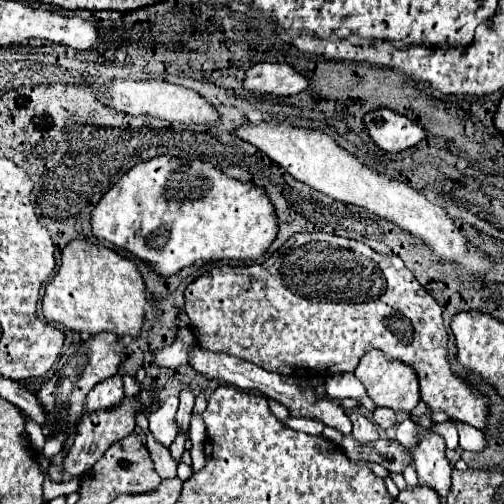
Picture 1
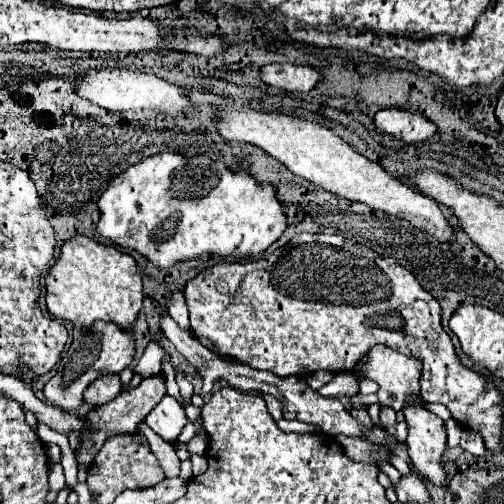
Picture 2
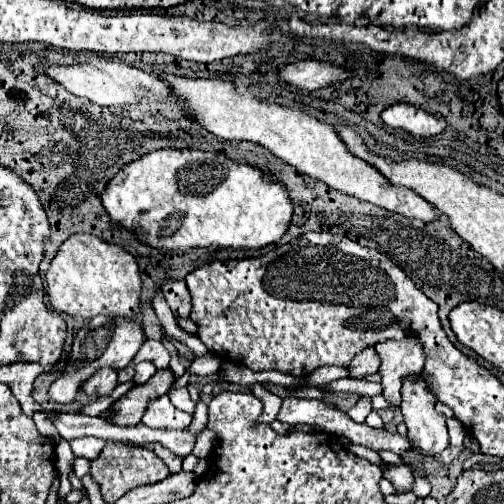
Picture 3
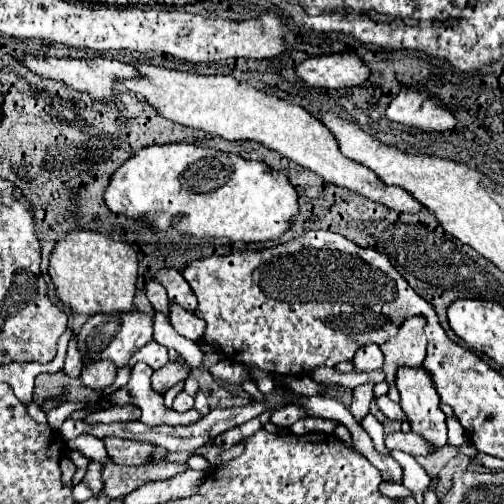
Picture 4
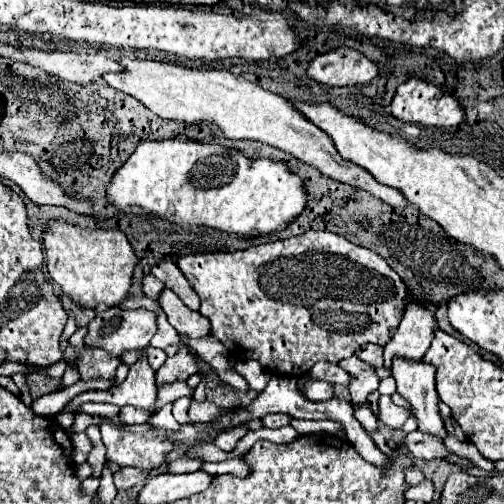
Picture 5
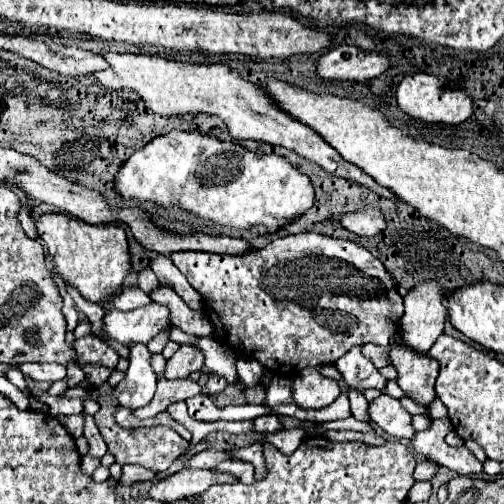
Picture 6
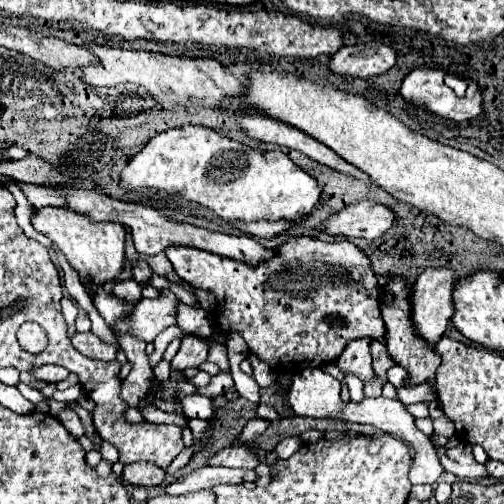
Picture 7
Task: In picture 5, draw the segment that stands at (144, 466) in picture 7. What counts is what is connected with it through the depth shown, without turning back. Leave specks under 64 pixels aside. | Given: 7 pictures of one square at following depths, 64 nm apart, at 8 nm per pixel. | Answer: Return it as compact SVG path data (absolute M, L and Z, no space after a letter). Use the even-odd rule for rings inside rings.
M122 468L114 474L114 482L116 482L116 490L130 490L136 484L148 480L150 472L140 470L140 468Z

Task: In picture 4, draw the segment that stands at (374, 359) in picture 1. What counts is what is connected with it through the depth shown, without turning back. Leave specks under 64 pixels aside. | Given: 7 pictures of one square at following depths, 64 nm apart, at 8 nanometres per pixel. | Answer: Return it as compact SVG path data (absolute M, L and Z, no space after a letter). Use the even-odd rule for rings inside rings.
M412 316L412 320L406 320L406 324L400 328L396 338L390 338L388 342L380 344L380 350L384 354L384 372L388 382L388 398L398 402L400 394L396 388L396 372L402 366L420 368L426 358L426 336L424 336L424 318Z

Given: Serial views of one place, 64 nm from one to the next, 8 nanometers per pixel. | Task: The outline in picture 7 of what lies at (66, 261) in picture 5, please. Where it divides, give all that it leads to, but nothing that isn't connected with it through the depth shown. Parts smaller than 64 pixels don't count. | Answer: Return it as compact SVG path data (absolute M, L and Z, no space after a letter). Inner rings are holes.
M40 208L32 220L34 228L52 240L52 246L60 250L68 264L78 272L82 286L90 296L96 294L96 288L110 286L118 280L124 270L124 236L126 230L116 222L92 224L88 218L68 212L68 208Z

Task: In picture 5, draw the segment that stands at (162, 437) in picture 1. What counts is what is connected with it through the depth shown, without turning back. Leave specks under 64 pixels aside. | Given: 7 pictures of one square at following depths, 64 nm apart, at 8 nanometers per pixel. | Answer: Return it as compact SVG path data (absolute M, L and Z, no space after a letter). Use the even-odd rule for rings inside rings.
M140 356L140 360L130 366L130 372L128 372L128 378L116 386L116 388L110 388L110 390L90 390L90 392L84 392L80 396L76 396L74 400L68 402L70 406L70 412L76 412L76 408L82 404L82 402L108 402L108 404L116 404L116 406L126 406L126 404L132 404L132 406L138 406L138 408L144 408L144 410L150 410L152 414L156 414L156 384L154 384L154 374L152 374L152 368L148 368L148 362L144 356ZM192 400L192 406L190 406L190 410L188 410L188 418L192 420L192 422L206 422L206 420L212 420L212 418L216 418L218 414L222 414L222 412L226 412L226 410L222 410L222 408L218 408L216 404L212 404L212 402L196 402L196 400Z

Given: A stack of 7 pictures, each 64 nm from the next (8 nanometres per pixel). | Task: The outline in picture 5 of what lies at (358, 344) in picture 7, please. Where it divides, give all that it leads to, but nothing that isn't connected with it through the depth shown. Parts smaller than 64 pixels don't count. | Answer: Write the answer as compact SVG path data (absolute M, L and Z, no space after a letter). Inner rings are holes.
M350 356L350 358L342 360L338 366L354 376L354 380L350 382L352 406L364 406L368 394L374 392L378 388L378 382L380 382L378 376L374 374L374 368L368 368L368 364L358 360L356 356Z

